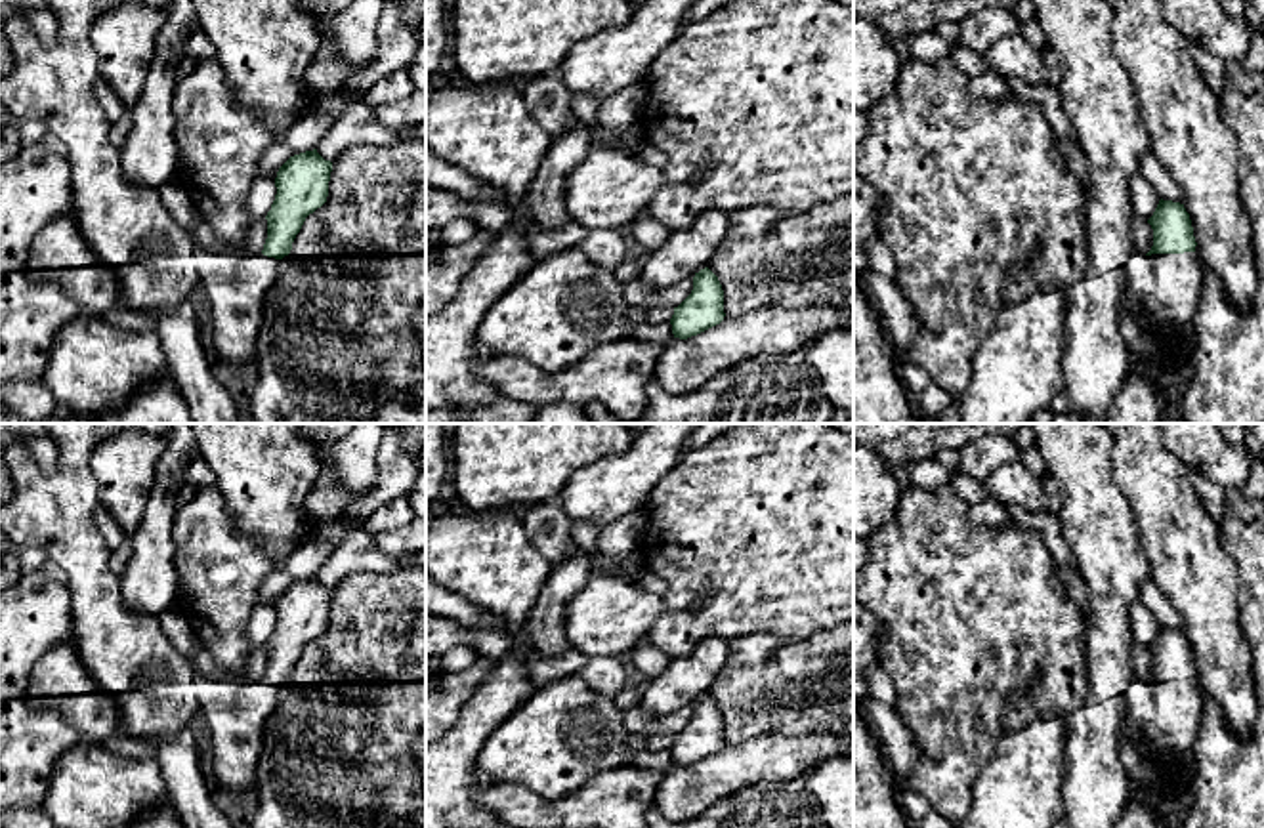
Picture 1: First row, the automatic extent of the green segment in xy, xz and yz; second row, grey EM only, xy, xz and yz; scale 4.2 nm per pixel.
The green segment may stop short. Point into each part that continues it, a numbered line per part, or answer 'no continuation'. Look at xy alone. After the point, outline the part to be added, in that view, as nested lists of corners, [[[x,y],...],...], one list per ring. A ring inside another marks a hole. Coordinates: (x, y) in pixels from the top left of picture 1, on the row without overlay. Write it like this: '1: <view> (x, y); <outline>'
1: xy (235, 712); [[[197,672],[195,691],[212,735],[216,776],[237,792],[256,788],[263,727],[279,702],[279,687],[210,681]]]

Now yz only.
1: yz (1163, 720); [[[1136,679],[1127,691],[1127,704],[1121,736],[1155,763],[1174,765],[1191,784],[1203,714],[1197,679],[1151,683]]]

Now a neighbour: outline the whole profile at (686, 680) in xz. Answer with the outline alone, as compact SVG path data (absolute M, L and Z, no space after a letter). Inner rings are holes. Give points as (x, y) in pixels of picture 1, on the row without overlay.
M706 637L685 658L672 658L668 668L649 681L640 696L640 708L649 715L674 714L705 696L729 656L729 641Z

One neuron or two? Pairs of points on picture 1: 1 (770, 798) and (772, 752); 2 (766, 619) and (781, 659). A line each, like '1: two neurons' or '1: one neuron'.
1: two neurons
2: two neurons

